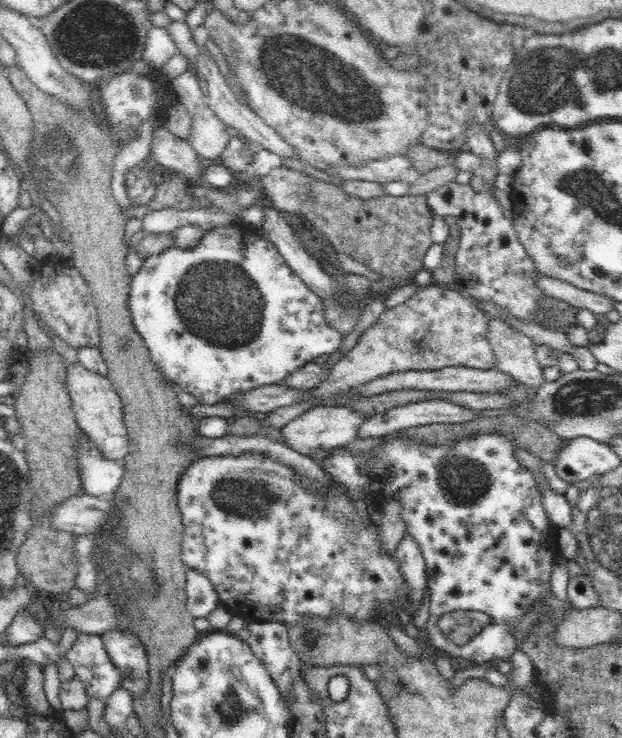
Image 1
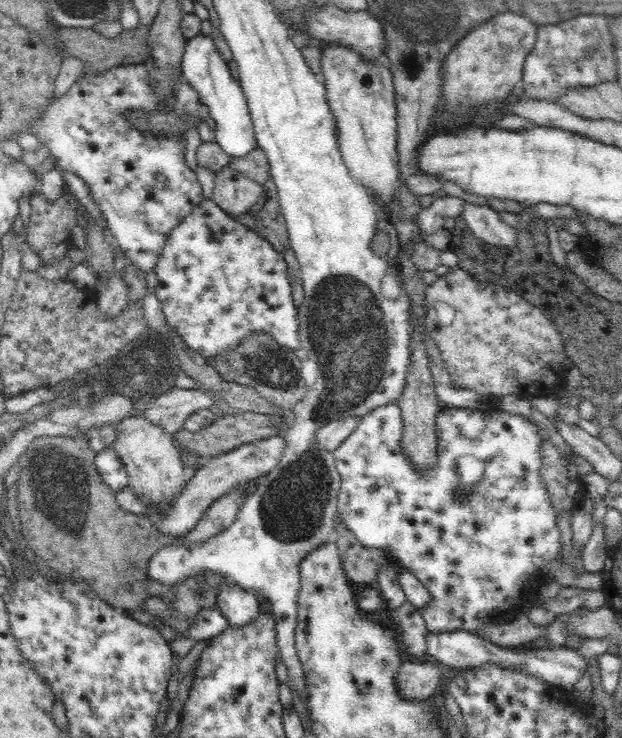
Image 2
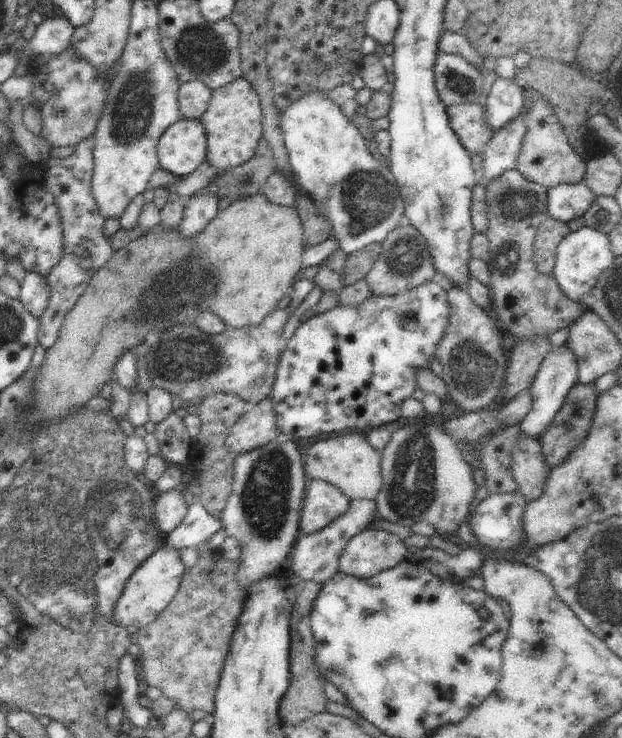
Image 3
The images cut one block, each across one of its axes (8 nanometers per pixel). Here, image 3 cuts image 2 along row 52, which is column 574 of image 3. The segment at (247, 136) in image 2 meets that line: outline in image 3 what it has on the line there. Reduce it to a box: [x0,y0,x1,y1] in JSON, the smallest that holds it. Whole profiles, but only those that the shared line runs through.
[547,183,595,224]

